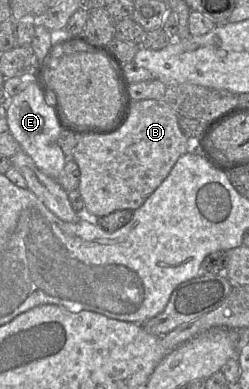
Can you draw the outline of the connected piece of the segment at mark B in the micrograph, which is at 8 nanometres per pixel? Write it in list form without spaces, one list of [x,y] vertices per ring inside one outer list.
[[[163,99],[135,101],[129,119],[120,131],[106,136],[78,137],[72,160],[79,168],[77,190],[84,201],[86,213],[100,217],[117,210],[138,209],[167,178],[177,160],[194,149],[196,151],[195,141],[193,144],[183,134],[178,118],[176,112]]]

